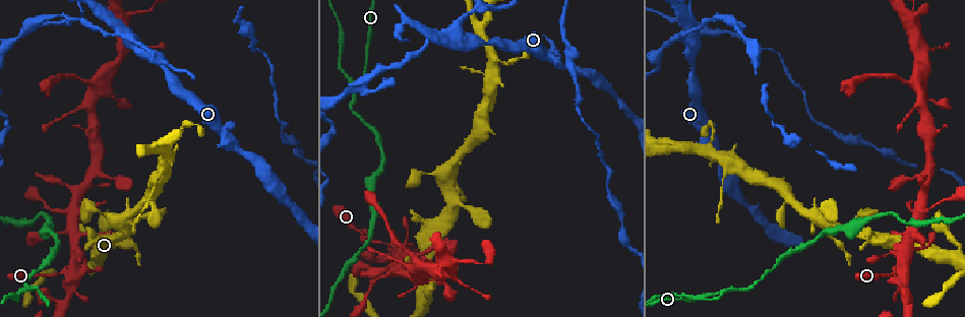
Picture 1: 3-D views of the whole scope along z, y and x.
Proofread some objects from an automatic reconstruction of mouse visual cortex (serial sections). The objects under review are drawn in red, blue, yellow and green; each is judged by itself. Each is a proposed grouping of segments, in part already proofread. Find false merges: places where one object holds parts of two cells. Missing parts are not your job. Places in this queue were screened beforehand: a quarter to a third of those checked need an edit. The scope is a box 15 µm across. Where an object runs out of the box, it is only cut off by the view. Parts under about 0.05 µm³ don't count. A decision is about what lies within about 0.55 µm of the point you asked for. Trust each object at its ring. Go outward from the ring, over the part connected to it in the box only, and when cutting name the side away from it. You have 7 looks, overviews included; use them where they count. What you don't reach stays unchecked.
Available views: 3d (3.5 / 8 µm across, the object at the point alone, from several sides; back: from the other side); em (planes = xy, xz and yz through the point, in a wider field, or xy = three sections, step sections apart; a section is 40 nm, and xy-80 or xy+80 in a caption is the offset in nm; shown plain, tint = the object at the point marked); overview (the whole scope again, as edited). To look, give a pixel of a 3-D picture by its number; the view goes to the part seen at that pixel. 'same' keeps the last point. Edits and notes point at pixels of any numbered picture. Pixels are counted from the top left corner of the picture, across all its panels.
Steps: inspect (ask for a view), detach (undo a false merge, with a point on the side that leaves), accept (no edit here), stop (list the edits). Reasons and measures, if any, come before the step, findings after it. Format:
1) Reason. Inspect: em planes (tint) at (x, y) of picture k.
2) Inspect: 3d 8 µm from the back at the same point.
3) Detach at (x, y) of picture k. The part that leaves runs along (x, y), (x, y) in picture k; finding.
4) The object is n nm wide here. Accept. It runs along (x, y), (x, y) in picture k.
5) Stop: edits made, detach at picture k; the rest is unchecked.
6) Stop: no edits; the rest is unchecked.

Abrupt turn. Inspect: 3d 8 µm from the back at (894, 273) of picture 1.

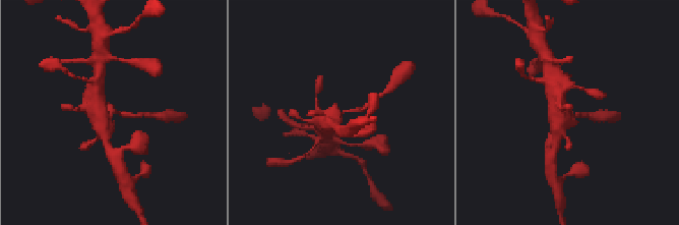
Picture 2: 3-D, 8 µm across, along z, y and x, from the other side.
4 arms meet here; the arms are 150, 300, 500, 500 nm wide. Inspect: em xy step 5 (tint) at (112, 111) of picture 2.

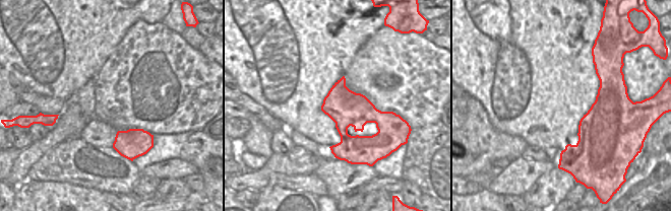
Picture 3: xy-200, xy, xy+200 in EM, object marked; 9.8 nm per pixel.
Accept. It runs along (366, 106), (331, 115), (325, 127) in picture 2; all the same cell.

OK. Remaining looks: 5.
Thick turns thin. Inspect: 3d 3.5 µm at (121, 227) of picture 1.

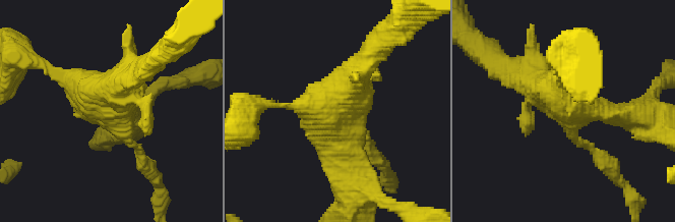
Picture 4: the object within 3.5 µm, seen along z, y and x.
Inspect: em xy step 3 (tint) at (583, 105) of picture 4.

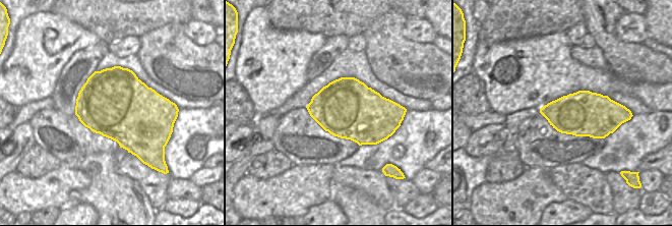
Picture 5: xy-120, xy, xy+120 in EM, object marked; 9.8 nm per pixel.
Accept. It runs along (622, 116), (569, 106), (515, 69) in picture 4; continuous, no second cell.

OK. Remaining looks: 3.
Inspect: 3d 3.5 µm at (33, 287) of picture 1.

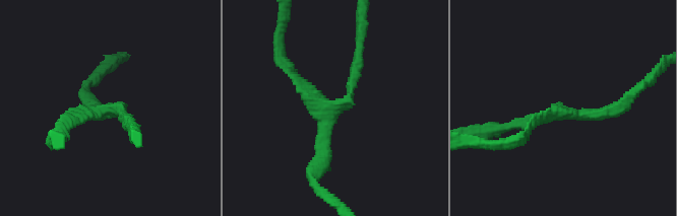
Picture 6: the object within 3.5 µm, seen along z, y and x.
3 arms meet here; the arms are 150, 200, 250 nm wide; need the tissue. Inspect: em xy step 2 (tint) at (330, 109) of picture 6.

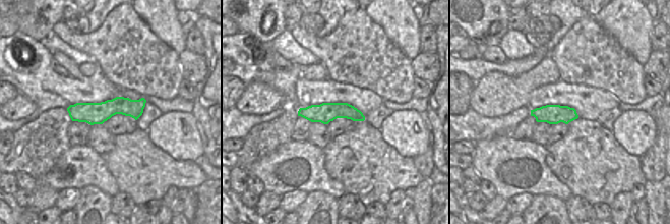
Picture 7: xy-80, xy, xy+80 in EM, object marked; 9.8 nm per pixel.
Inspect: em xy step 3 (tint) at the same point.

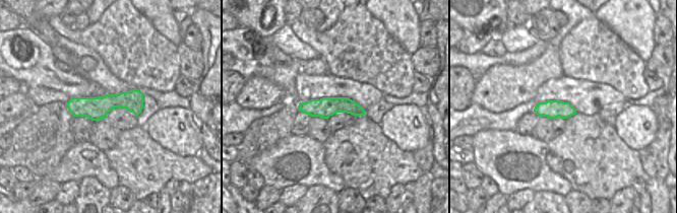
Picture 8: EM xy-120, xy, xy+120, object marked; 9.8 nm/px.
Accept. It runs along (140, 95), (104, 104), (69, 104) in picture 8; continuous, no second cell.

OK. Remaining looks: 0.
Stop: no edits; the rest is unchecked.

